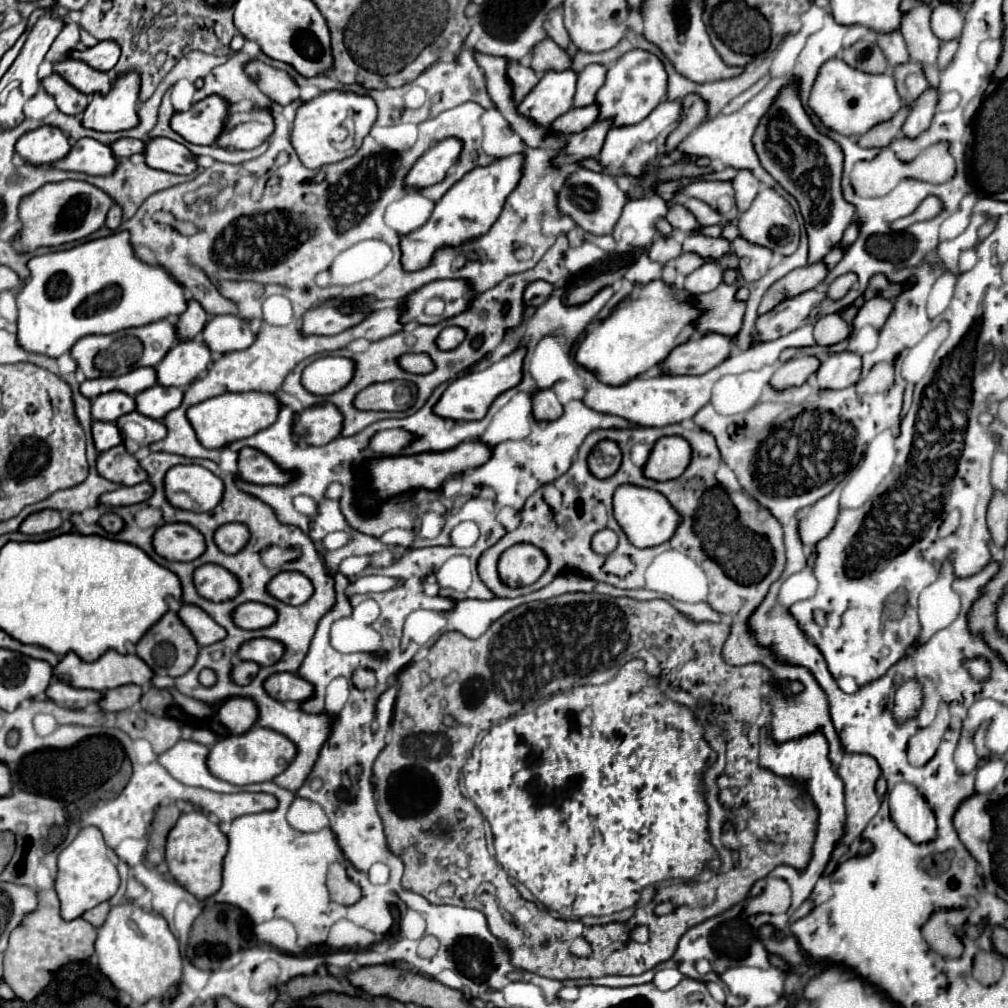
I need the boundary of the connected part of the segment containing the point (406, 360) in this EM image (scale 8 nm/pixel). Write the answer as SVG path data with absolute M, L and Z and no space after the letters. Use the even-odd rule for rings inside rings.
M406 353L402 357L398 357L398 365L408 371L408 373L430 373L434 369L432 359L424 353Z

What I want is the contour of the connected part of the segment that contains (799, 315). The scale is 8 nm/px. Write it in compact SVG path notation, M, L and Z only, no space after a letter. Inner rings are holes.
M806 291L798 297L782 301L772 311L760 315L756 321L756 341L754 343L774 341L774 339L798 329L802 325L802 321L808 317L810 309L824 297L826 295L820 291Z

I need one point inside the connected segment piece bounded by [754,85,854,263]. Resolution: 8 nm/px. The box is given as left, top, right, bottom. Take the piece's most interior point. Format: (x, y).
(808, 165)

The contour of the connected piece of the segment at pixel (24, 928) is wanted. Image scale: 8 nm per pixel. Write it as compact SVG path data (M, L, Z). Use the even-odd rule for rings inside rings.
M54 889L40 891L38 909L26 915L24 923L12 931L8 949L4 953L4 981L12 987L18 999L34 1001L38 993L50 983L54 973L72 961L88 961L94 953L96 927L86 923L82 917L64 921L60 917L60 901Z

